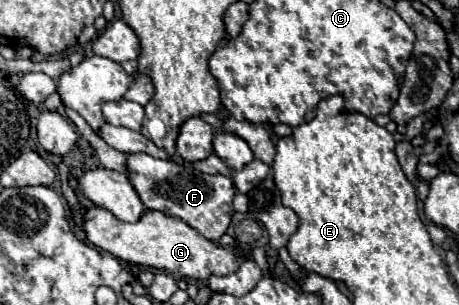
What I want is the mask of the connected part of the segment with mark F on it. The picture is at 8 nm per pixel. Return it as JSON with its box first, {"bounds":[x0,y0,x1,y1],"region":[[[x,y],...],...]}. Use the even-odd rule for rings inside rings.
{"bounds":[126,152,236,244],"region":[[[144,152],[126,156],[126,176],[148,210],[158,210],[166,216],[180,218],[196,232],[200,232],[206,240],[220,244],[220,238],[226,234],[230,218],[234,214],[232,198],[236,194],[236,188],[228,176],[210,176],[192,168],[190,164],[154,158]]]}

